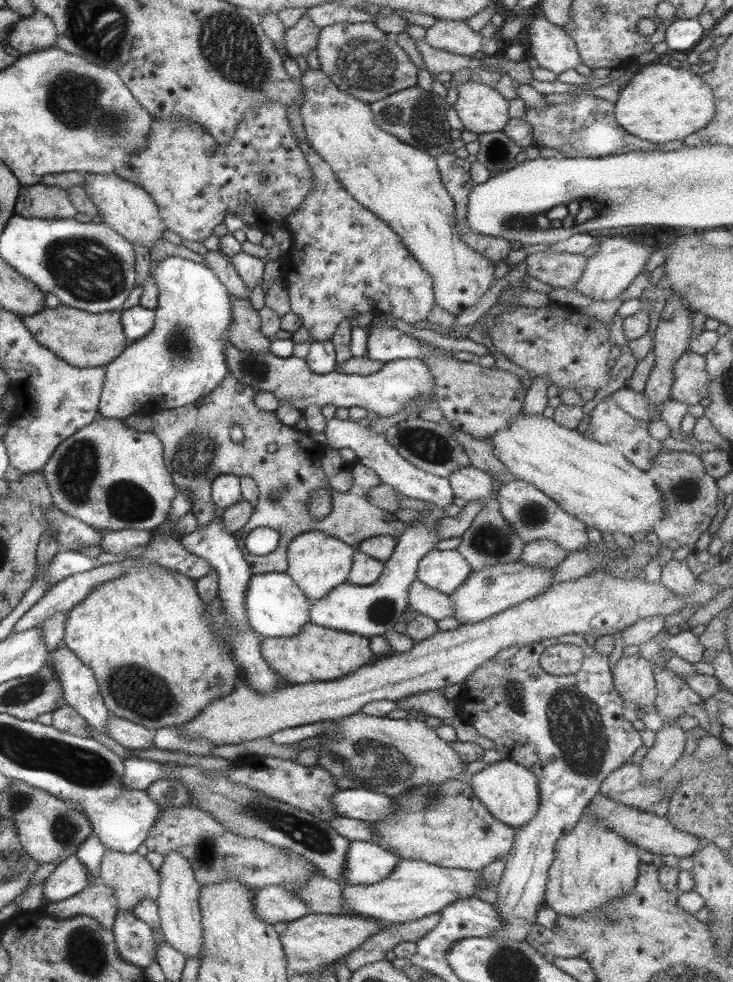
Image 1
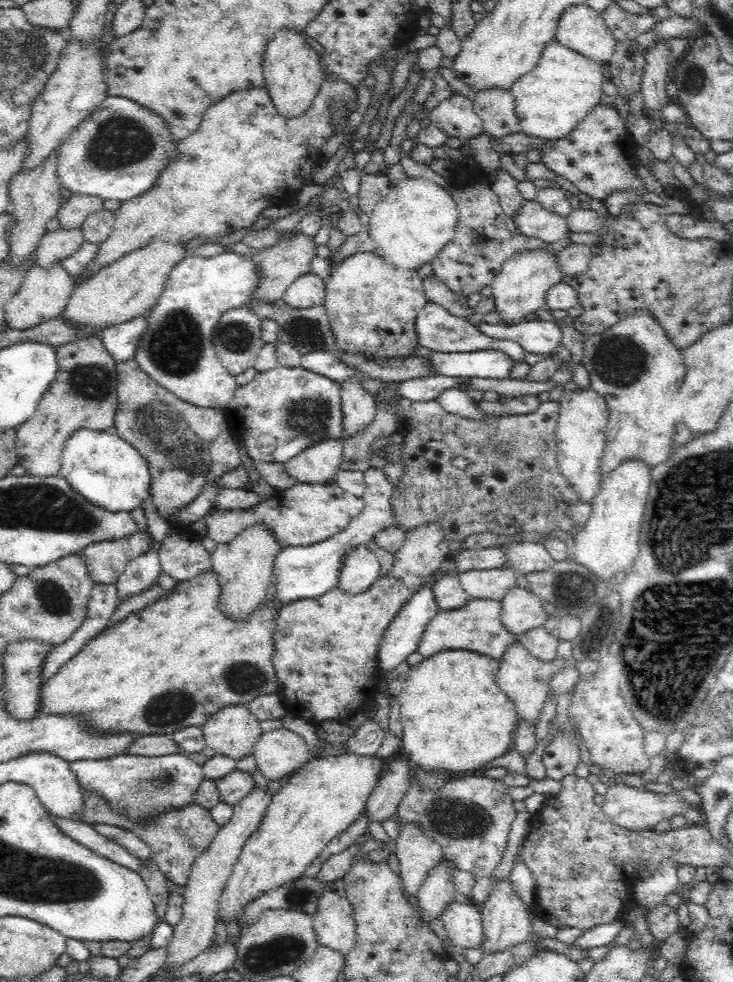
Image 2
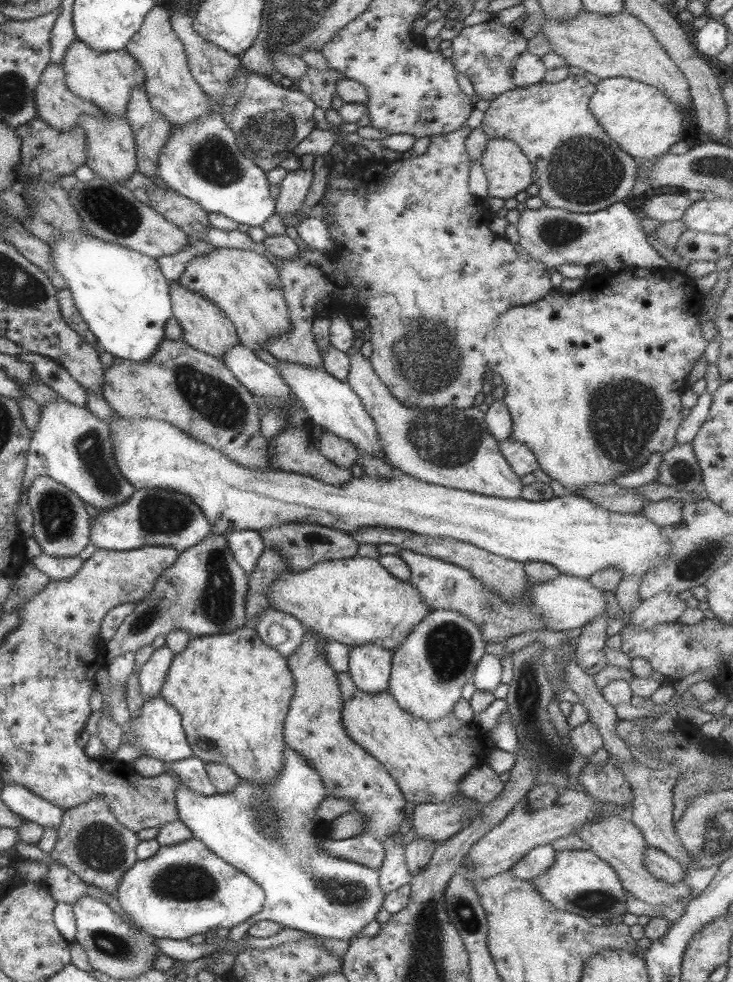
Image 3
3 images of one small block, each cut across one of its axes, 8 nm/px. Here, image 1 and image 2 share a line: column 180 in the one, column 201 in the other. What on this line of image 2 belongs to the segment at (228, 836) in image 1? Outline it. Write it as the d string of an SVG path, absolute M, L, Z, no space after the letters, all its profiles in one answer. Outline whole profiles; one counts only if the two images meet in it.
M81 786L80 791L82 791L82 799L84 799L84 808L82 808L82 816L80 816L82 822L95 827L103 824L117 826L136 834L138 838L150 846L150 859L164 873L166 879L182 888L188 883L194 860L210 846L221 827L214 821L209 809L196 803L184 806L180 810L166 810L166 812L150 816L142 822L133 822L127 816L113 811L100 795L89 792Z

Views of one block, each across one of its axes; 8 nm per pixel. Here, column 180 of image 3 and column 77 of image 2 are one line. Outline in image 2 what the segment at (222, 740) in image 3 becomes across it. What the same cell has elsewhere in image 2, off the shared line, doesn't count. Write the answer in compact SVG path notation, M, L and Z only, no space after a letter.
M213 570L198 574L187 581L179 582L175 588L166 591L156 602L145 606L142 610L129 614L114 626L106 627L101 633L89 640L70 660L67 660L39 690L39 709L37 714L79 714L87 722L87 726L99 730L99 732L109 732L110 734L135 734L136 737L144 735L162 735L171 738L173 732L187 726L201 726L217 710L228 705L246 705L253 698L262 694L276 693L279 683L275 676L275 668L272 662L274 654L273 632L276 628L276 619L279 611L279 602L273 600L273 596L268 594L262 604L255 612L252 612L246 620L232 620L226 612L219 609L220 585L217 581L216 573Z

